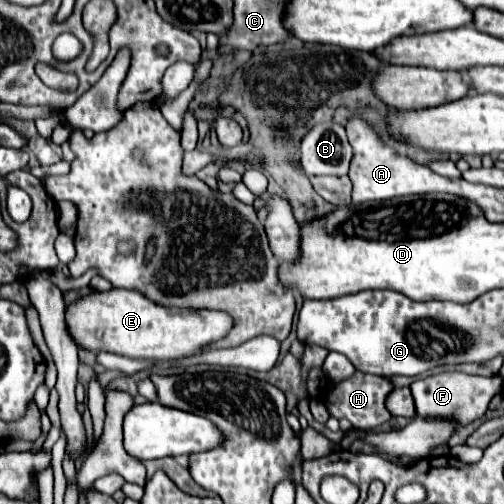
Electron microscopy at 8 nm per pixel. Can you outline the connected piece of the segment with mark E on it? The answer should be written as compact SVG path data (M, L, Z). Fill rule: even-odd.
M128 289L92 291L72 301L66 309L66 327L76 345L88 351L108 351L130 359L184 359L198 353L204 345L222 339L232 319L220 311L194 311L160 307L144 295Z

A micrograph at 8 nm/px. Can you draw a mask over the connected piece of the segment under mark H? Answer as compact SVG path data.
M356 371L350 379L342 381L340 385L332 385L332 387L326 385L326 401L324 403L328 405L328 411L336 419L346 417L356 429L376 429L390 419L390 413L384 405L390 391L392 391L392 383L386 377Z

